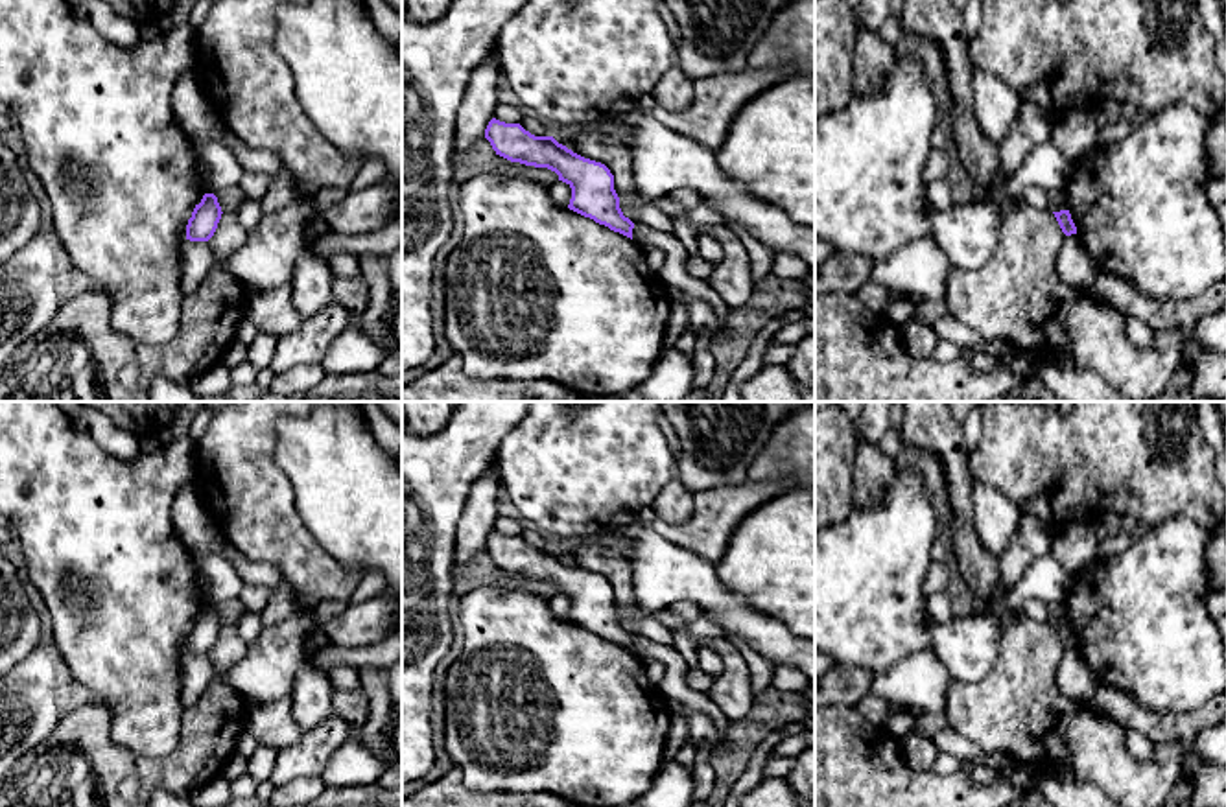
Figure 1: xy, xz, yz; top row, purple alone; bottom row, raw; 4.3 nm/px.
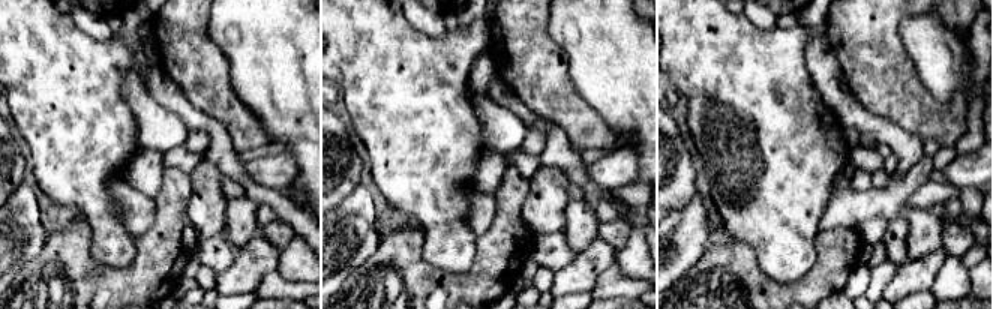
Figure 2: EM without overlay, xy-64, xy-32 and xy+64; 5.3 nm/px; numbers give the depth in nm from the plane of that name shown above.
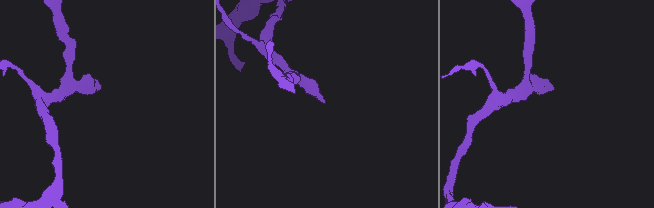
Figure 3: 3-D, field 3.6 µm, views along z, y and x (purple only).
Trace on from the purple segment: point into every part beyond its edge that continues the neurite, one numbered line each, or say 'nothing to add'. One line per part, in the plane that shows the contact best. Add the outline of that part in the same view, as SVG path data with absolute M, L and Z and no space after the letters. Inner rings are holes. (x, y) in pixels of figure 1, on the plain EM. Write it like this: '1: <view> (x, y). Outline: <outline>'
nothing to add

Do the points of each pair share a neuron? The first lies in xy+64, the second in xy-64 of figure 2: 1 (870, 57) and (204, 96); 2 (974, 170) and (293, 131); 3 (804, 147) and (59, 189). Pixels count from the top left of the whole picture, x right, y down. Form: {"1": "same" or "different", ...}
{"1": "same", "2": "different", "3": "same"}

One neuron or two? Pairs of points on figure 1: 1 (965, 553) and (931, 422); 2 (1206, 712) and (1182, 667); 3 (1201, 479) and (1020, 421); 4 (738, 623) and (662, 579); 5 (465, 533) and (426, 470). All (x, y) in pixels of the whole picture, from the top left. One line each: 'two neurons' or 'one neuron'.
1: one neuron
2: two neurons
3: one neuron
4: one neuron
5: two neurons

